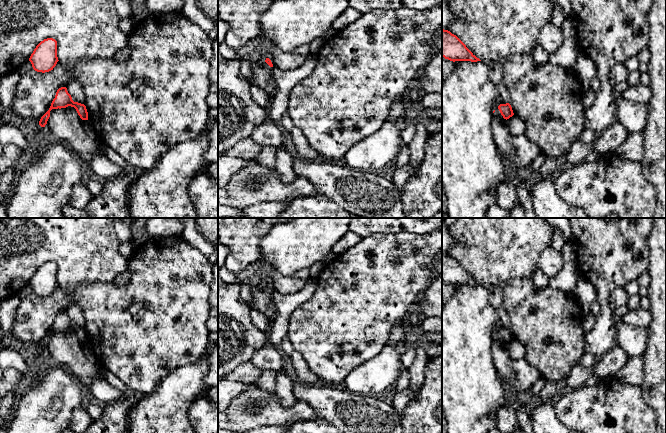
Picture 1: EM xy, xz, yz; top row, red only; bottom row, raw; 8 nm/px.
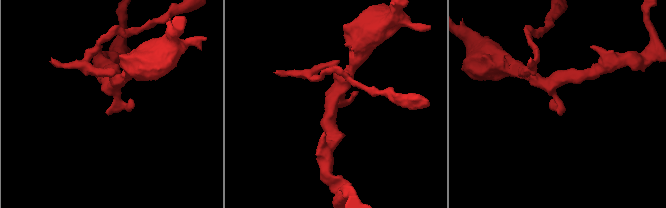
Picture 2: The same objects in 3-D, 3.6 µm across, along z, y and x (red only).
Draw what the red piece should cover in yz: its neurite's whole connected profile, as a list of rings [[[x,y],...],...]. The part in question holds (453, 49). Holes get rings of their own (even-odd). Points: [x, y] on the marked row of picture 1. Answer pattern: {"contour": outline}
{"contour": [[[442,29],[442,57],[450,61],[481,61],[466,45],[448,30]]]}

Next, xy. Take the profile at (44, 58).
{"contour": [[[53,38],[41,41],[34,49],[29,61],[37,72],[45,73],[53,70],[59,61],[57,57],[57,41]]]}

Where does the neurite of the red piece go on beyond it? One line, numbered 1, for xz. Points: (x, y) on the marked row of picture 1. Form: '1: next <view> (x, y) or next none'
1: next none

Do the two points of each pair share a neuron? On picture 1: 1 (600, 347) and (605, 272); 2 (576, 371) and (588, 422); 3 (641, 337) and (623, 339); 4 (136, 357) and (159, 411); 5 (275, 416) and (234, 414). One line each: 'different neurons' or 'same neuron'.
1: same neuron
2: different neurons
3: same neuron
4: different neurons
5: same neuron

